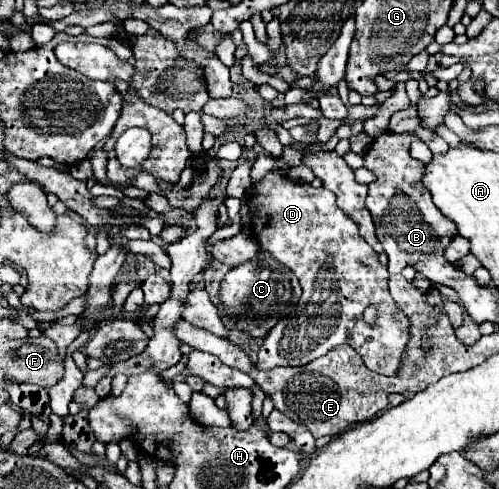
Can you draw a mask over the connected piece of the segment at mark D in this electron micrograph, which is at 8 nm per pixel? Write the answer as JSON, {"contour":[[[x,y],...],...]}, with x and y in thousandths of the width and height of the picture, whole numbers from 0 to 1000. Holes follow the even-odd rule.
{"contour":[[[535,354],[531,366],[507,382],[503,399],[503,419],[511,423],[507,481],[515,497],[527,509],[543,513],[543,521],[567,542],[575,542],[595,562],[607,587],[595,636],[587,644],[575,644],[571,652],[559,652],[555,665],[527,693],[515,751],[603,751],[635,730],[647,730],[667,710],[695,701],[727,730],[731,746],[743,759],[780,771],[796,767],[824,689],[824,652],[808,636],[800,636],[796,620],[776,595],[776,546],[760,538],[752,509],[719,481],[719,464],[711,464],[711,456],[675,423],[671,399],[651,382],[631,387],[619,374],[591,374],[579,362],[551,354]],[[735,628],[756,632],[756,665],[731,665],[727,640]]]}

